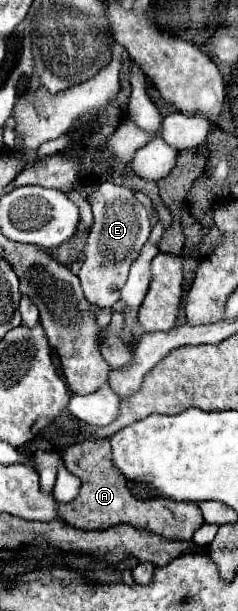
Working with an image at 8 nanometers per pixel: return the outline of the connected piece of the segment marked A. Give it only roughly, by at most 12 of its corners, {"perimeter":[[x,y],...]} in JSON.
{"perimeter":[[110,442],[64,450],[82,480],[60,504],[82,530],[134,524],[162,538],[192,540],[204,524],[190,502],[138,500],[110,462]]}

